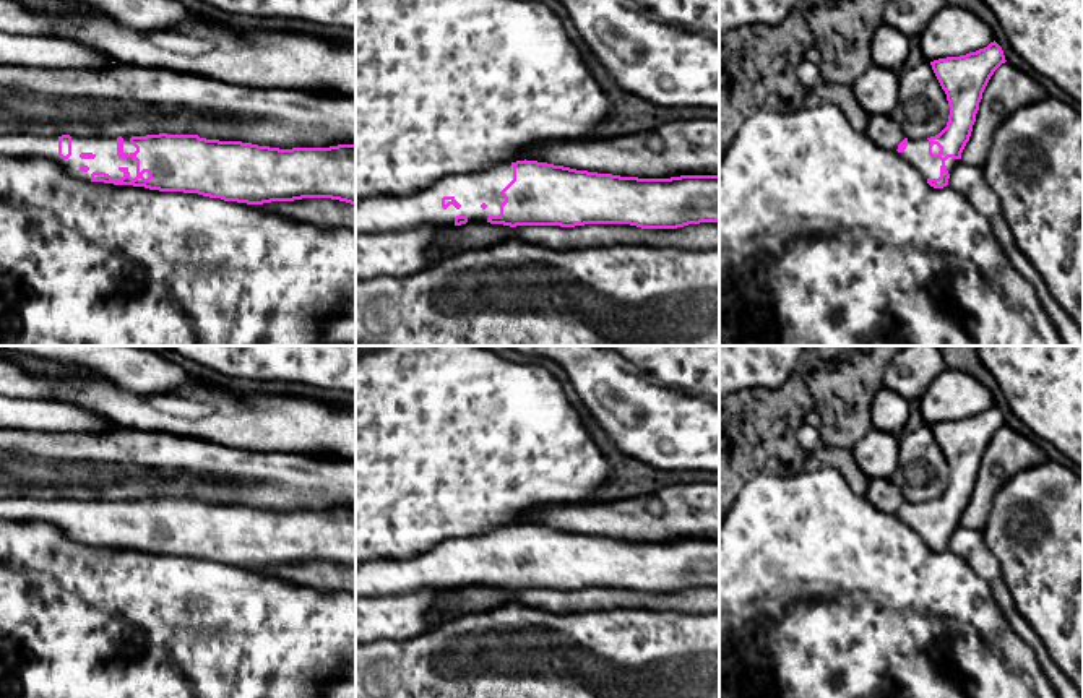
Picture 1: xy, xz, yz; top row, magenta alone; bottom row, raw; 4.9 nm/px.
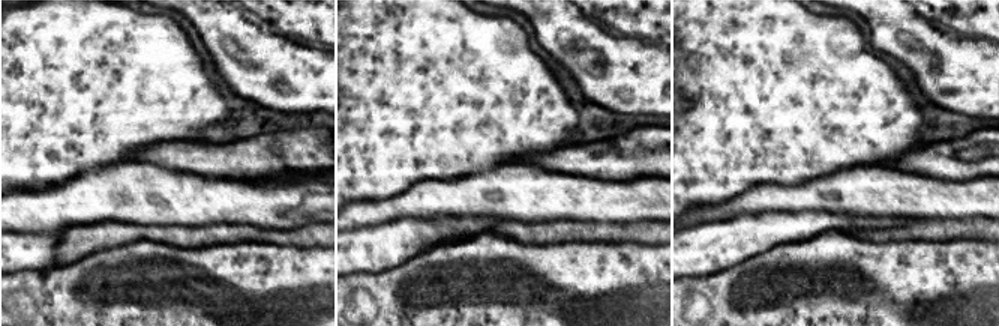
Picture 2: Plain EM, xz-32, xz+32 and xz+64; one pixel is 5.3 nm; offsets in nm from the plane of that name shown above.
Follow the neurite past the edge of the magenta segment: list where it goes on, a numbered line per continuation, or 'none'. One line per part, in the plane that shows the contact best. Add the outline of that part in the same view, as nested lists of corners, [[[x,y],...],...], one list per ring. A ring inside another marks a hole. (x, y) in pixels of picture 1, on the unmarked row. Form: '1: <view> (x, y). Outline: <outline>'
1: xy (15, 508). Outline: [[[10,497],[0,498],[0,521],[52,524],[71,541],[88,545],[93,536],[106,536],[112,542],[122,542],[120,531],[127,531],[132,542],[136,541],[136,524],[117,519],[117,502],[71,498],[71,519],[62,523],[57,498]]]

